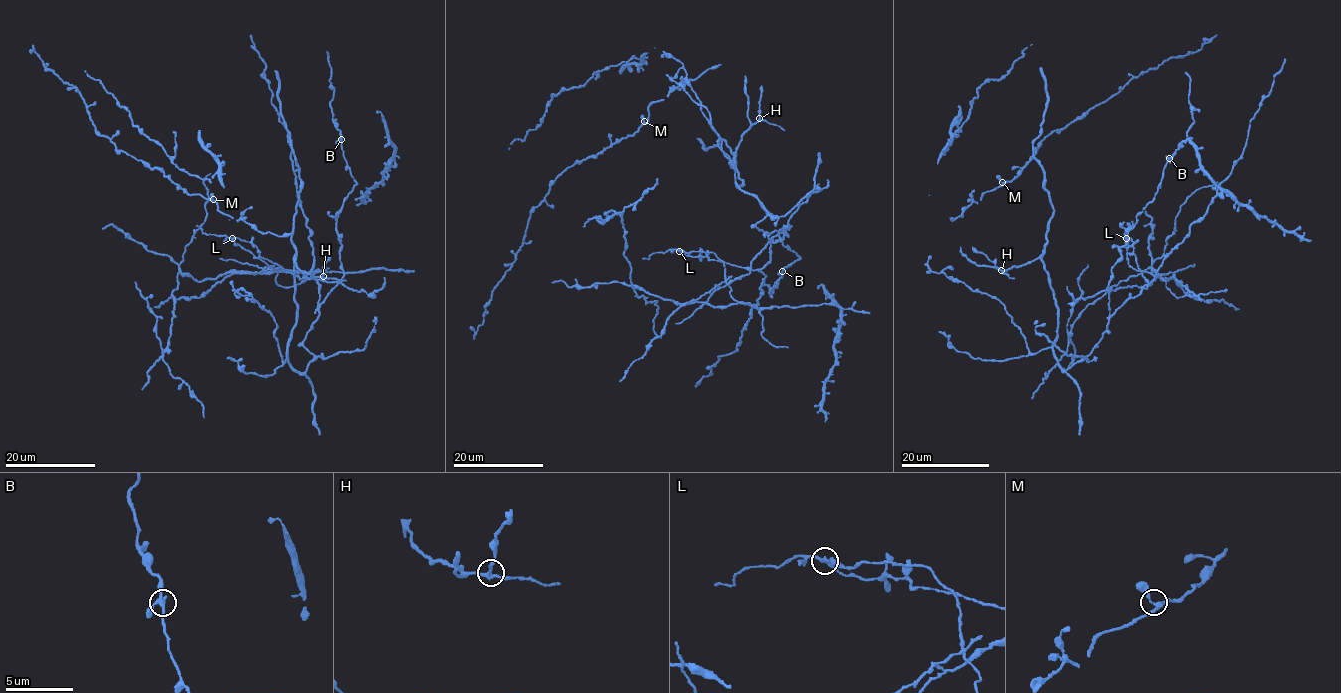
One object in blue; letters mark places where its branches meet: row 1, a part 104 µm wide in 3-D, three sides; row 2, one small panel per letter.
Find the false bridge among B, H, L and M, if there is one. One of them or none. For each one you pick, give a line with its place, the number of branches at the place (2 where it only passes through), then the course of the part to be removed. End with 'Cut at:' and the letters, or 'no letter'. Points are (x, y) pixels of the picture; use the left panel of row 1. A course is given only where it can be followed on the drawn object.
L: Place: (232, 238). Branches: 3
Cut at: L

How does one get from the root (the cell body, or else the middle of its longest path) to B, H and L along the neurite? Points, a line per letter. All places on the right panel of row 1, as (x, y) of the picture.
B: (1055, 299), (1053, 355), (1064, 370), (1087, 356), (1106, 330), (1111, 267), (1137, 215), (1156, 194), (1169, 158)
H: (1055, 299), (1049, 274), (1039, 258), (1001, 270)
L: (1055, 299), (1053, 355), (1064, 370), (1087, 356), (1109, 317), (1147, 286), (1140, 269), (1129, 265), (1126, 238)

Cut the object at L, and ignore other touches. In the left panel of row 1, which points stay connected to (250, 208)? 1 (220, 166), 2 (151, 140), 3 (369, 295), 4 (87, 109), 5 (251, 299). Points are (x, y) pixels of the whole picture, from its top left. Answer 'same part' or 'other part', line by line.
1: same part
2: other part
3: other part
4: same part
5: same part

